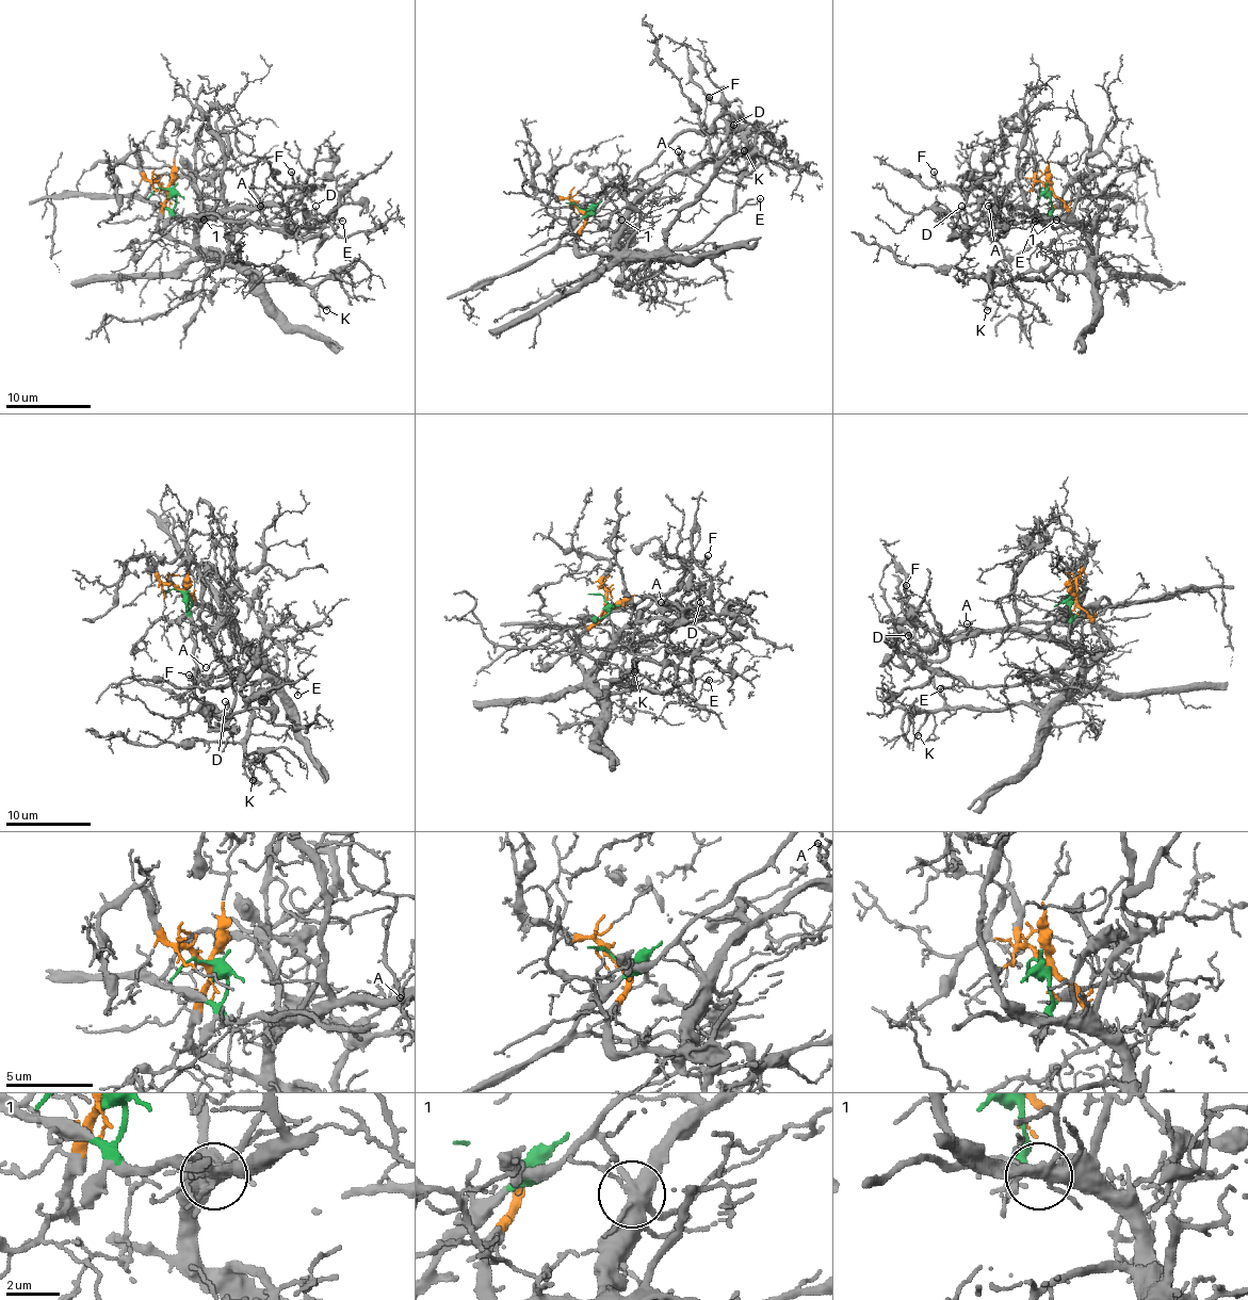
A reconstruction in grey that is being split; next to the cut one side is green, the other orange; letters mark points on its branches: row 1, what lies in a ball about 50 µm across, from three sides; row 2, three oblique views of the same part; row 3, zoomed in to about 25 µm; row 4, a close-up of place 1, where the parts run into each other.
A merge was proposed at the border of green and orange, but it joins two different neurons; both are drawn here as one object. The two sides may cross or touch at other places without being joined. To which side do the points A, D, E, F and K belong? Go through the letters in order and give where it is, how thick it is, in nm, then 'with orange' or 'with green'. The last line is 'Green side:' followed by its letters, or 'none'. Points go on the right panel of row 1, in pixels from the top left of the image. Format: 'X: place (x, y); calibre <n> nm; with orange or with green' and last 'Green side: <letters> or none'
A: place (988, 206); calibre 120 nm; with orange
D: place (961, 206); calibre 150 nm; with green
E: place (1035, 221); calibre 140 nm; with orange
F: place (934, 172); calibre 140 nm; with orange
K: place (987, 310); calibre 190 nm; with orange
Green side: D

